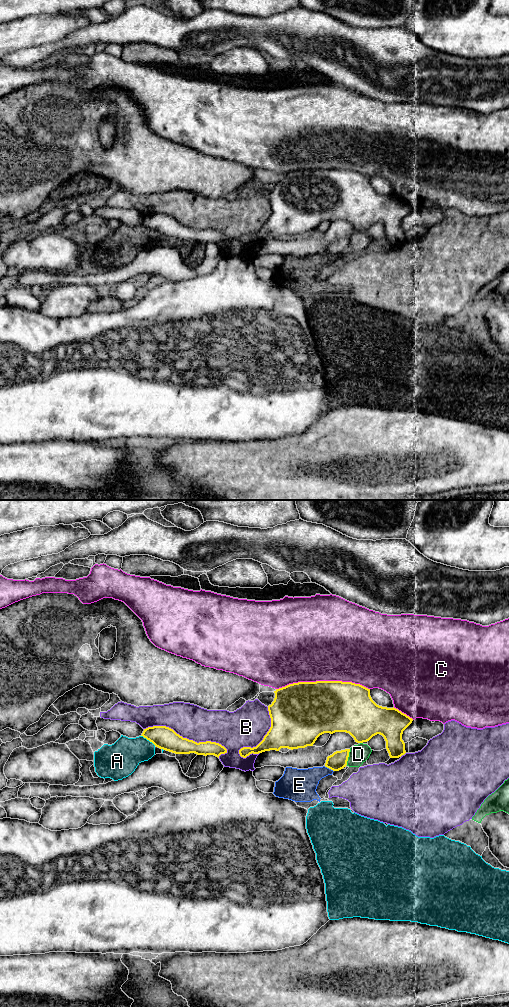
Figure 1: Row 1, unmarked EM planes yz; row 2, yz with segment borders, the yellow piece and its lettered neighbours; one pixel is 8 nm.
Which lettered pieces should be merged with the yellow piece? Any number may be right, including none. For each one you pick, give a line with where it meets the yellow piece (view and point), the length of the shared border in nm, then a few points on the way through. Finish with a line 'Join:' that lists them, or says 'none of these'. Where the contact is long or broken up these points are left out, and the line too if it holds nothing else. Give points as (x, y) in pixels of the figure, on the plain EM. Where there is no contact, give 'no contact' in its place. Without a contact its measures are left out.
Join: none of these

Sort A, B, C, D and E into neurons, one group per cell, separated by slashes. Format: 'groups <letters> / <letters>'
groups A / B / C / D / E

